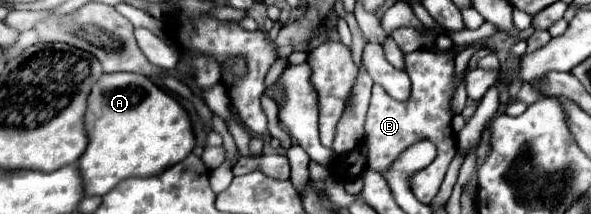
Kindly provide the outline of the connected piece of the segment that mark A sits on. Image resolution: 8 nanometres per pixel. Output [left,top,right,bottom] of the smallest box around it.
[78,73,194,197]

